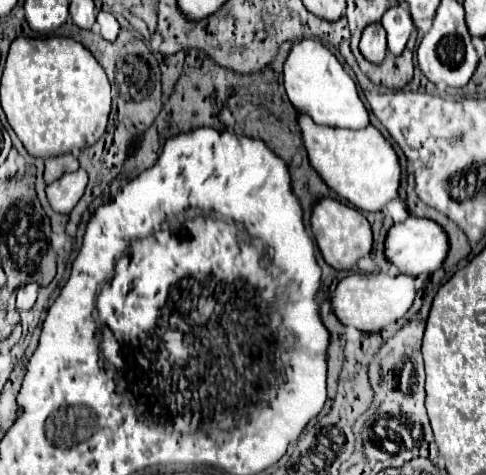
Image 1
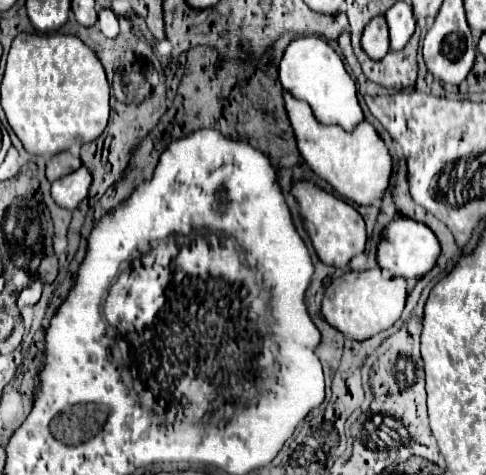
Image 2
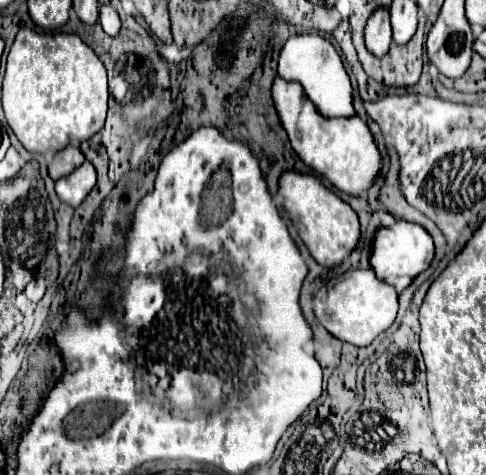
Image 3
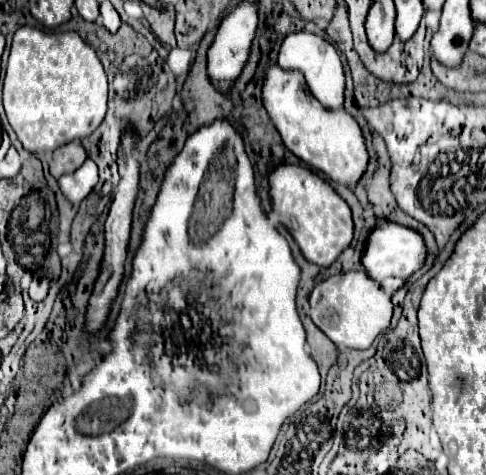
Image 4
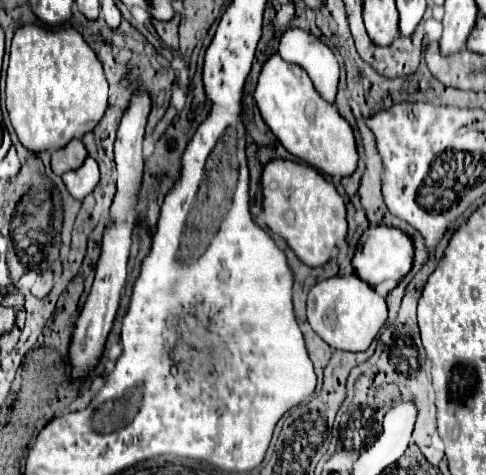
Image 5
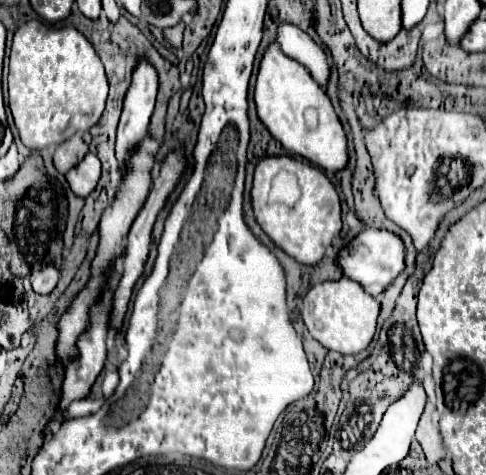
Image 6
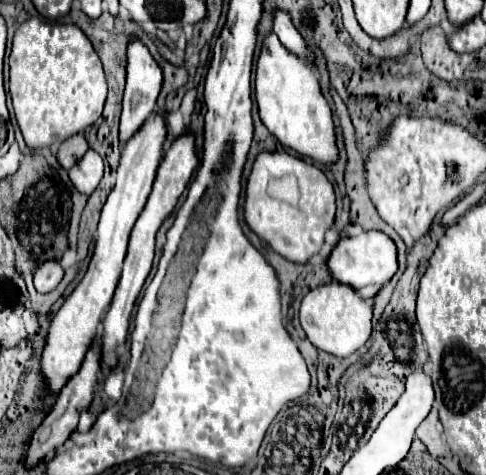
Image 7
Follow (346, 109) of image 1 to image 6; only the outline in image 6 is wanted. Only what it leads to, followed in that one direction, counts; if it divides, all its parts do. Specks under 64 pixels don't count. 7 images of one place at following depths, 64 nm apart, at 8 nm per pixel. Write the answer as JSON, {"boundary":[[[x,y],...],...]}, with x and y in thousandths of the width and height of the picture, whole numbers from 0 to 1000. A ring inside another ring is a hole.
{"boundary":[[[580,51],[572,59],[572,93],[593,122],[630,139],[638,160],[658,181],[667,181],[667,185],[675,181],[683,131],[679,131],[671,105],[658,93],[650,93],[626,63],[617,63],[601,51]]]}

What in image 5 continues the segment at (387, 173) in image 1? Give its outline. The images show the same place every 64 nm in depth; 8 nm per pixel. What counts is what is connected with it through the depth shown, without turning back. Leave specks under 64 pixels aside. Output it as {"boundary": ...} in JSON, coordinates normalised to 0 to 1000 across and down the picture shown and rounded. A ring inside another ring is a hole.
{"boundary":[[[572,114],[551,122],[535,152],[523,206],[543,257],[597,324],[621,333],[642,354],[687,379],[704,379],[733,362],[737,312],[720,257],[695,236],[691,223],[654,202],[634,156],[617,139],[584,131]]]}

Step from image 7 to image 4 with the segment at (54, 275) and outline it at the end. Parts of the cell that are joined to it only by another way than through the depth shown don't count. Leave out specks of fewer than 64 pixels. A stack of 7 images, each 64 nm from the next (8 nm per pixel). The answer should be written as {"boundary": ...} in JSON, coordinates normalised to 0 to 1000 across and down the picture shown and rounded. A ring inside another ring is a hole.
{"boundary":[[[99,585],[70,587],[64,596],[58,617],[64,629],[74,636],[86,634],[103,606],[103,589]]]}

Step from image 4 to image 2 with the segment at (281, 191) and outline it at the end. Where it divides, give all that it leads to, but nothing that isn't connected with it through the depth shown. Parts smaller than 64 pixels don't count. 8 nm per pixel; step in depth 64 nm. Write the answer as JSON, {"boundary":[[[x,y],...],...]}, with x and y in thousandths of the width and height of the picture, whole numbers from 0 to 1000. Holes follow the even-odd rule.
{"boundary":[[[609,383],[605,387],[605,413],[626,463],[626,480],[642,505],[642,518],[654,535],[654,543],[687,564],[708,564],[720,556],[720,547],[749,531],[753,522],[753,467],[737,451],[737,442],[708,421],[691,417],[687,408],[667,404],[663,396],[638,387],[638,383]]]}

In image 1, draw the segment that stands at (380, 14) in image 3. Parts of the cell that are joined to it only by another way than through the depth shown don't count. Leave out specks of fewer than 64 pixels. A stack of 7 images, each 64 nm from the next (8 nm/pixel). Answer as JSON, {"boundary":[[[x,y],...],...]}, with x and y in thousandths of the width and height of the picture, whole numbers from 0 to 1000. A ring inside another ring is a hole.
{"boundary":[[[782,46],[757,55],[745,67],[741,109],[765,135],[782,135],[790,126],[790,114],[794,114],[794,67],[790,67]]]}

